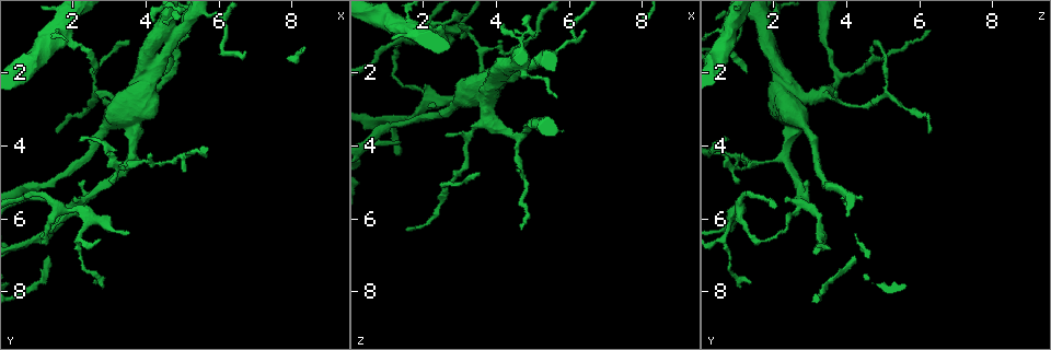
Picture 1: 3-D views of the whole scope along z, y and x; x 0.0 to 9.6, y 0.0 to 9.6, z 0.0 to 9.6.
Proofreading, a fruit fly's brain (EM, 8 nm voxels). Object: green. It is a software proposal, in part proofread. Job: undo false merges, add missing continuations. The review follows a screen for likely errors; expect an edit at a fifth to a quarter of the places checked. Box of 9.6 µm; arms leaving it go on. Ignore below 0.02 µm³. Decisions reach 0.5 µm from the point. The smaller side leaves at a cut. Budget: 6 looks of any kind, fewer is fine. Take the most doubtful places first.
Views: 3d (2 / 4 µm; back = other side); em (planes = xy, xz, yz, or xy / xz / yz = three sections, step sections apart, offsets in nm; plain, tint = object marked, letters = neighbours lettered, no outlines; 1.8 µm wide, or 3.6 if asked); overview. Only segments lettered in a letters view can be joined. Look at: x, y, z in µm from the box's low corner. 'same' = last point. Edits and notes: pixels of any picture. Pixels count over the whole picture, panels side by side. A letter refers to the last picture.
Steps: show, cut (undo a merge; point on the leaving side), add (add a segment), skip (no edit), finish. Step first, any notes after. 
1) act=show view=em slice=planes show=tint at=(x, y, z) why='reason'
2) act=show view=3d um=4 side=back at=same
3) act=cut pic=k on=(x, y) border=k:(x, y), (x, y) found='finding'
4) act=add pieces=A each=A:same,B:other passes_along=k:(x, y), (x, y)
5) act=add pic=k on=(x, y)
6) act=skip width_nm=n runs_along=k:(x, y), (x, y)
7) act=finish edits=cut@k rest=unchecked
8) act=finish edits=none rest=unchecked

act=show view=3d um=4 side=back at=(3.70, 2.70, 2.70) why='calibre changes'

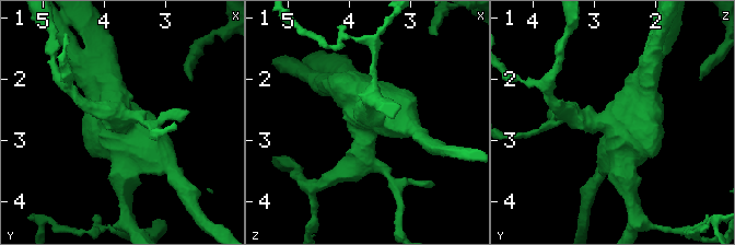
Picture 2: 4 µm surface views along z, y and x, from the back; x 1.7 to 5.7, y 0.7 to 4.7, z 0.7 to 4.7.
act=show view=em slice=planes show=tint at=(3.75, 2.75, 2.70)

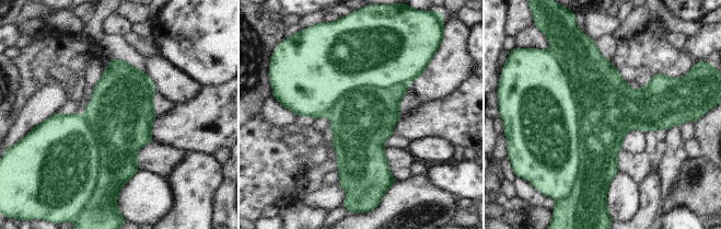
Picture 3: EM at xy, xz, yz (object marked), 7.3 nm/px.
act=show view=em slice=planes show=letters at=same

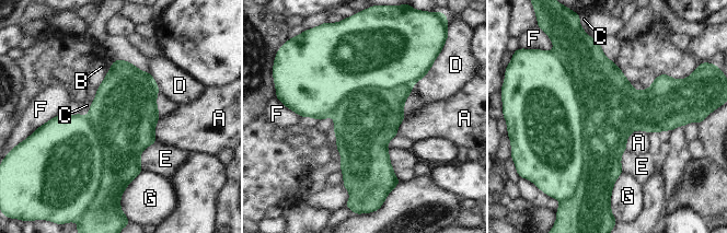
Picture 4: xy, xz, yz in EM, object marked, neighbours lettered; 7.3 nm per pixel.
act=cut pic=4 on=(549, 126) each=A:other,B:other,C:other,D:other,E:other,F:other,G:other border=4:(560, 59), (579, 103), (579, 185) found='a second cell is stuck on'

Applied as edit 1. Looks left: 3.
act=show view=overview

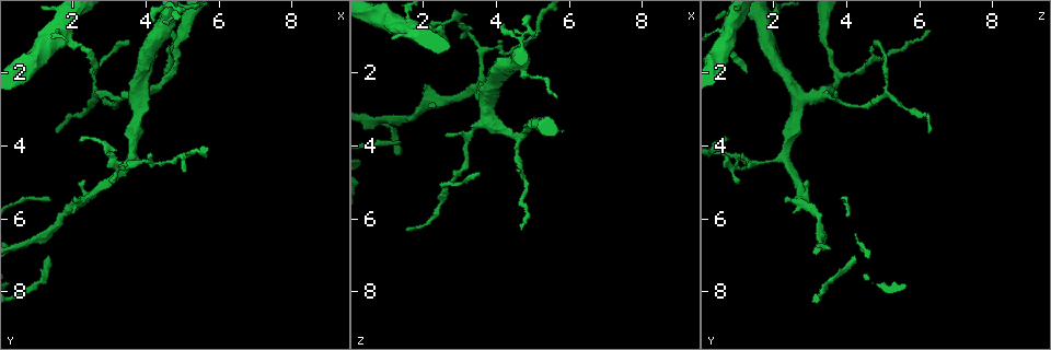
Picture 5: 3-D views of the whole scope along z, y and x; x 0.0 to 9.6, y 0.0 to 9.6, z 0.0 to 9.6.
act=show view=em slice=planes show=letters at=(1.50, 1.05, 0.70)

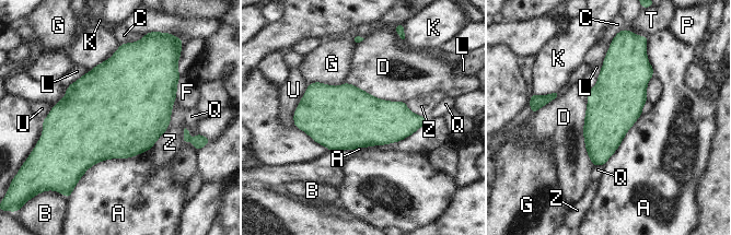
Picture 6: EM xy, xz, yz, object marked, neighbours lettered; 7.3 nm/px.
act=skip each=A:other,B:other,C:other,D:other,F:other,G:other,K:other,L:other,P:other,Q:other,T:other,U:other,Z:other found='all the same cell'

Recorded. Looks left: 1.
act=show view=em slice=yz step=8 show=letters at=(4.50, 0.60, 0.80)

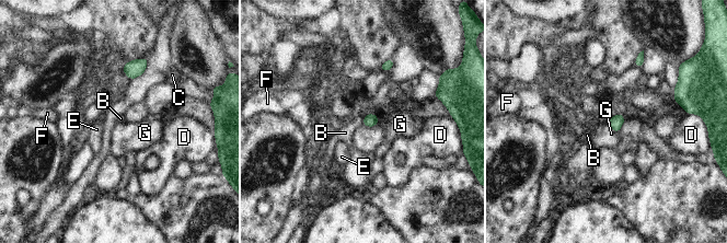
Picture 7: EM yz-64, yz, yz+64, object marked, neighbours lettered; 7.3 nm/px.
act=skip longest_contact=G:130nm each=B:other,C:other,D:other,E:other,F:other,G:other border=7:(365, 116), (361, 124) found='none of them fits'

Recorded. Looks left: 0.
act=finish edits=cut@4 rest=unchecked

